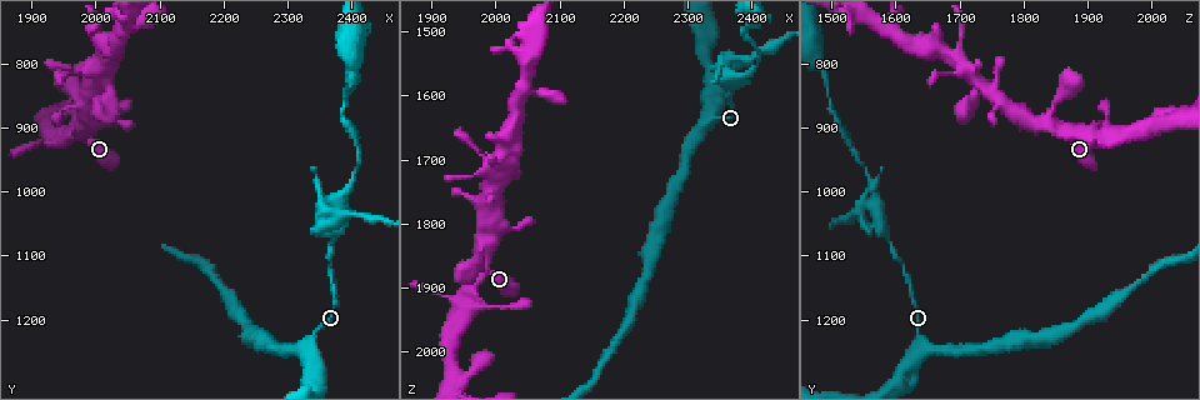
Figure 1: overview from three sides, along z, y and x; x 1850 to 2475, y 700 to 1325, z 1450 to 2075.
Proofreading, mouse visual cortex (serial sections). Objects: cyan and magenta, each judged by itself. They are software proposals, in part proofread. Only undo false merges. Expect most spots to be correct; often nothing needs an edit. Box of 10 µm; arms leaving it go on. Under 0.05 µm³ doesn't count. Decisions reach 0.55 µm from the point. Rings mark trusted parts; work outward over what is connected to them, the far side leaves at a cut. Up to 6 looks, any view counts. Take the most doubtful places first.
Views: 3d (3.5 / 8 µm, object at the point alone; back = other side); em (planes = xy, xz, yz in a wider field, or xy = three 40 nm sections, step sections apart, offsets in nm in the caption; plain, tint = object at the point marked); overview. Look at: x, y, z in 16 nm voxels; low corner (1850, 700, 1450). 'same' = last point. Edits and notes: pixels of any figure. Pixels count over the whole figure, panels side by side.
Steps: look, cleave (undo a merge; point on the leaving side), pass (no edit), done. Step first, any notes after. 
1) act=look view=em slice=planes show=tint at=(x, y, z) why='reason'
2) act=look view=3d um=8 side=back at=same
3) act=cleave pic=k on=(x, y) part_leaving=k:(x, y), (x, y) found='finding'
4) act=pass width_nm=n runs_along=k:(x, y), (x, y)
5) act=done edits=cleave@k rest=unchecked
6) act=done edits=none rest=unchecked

act=look view=3d um=3.5 at=(2365, 1025, 1570) why='calibre changes'

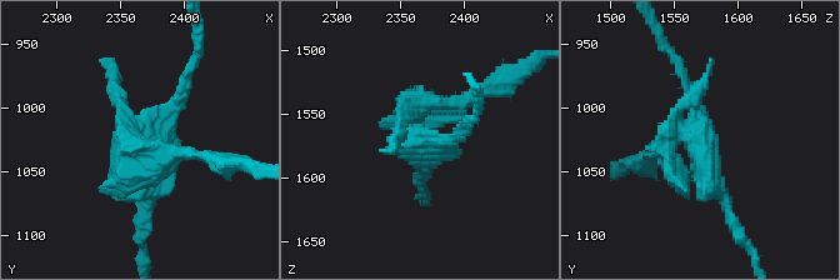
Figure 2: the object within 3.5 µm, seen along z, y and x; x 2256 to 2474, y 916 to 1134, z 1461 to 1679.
act=look view=em slice=xy step=1 show=tint at=(2364, 1024, 1570)

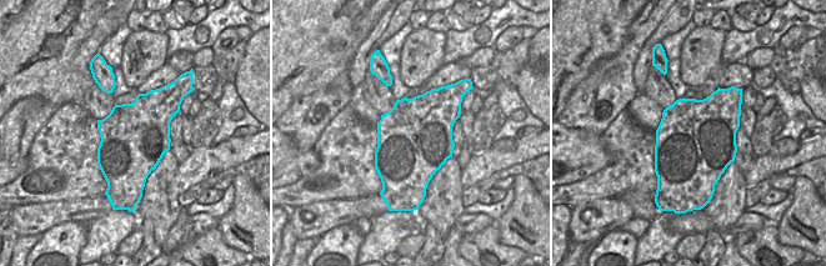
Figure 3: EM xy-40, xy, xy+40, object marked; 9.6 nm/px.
act=cleave pic=2 on=(458, 101) width_nm=700 part_leaving=2:(679, 136), (634, 163) found='a second cell is stuck on'

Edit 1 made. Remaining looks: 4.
act=look view=overview why='redraw'

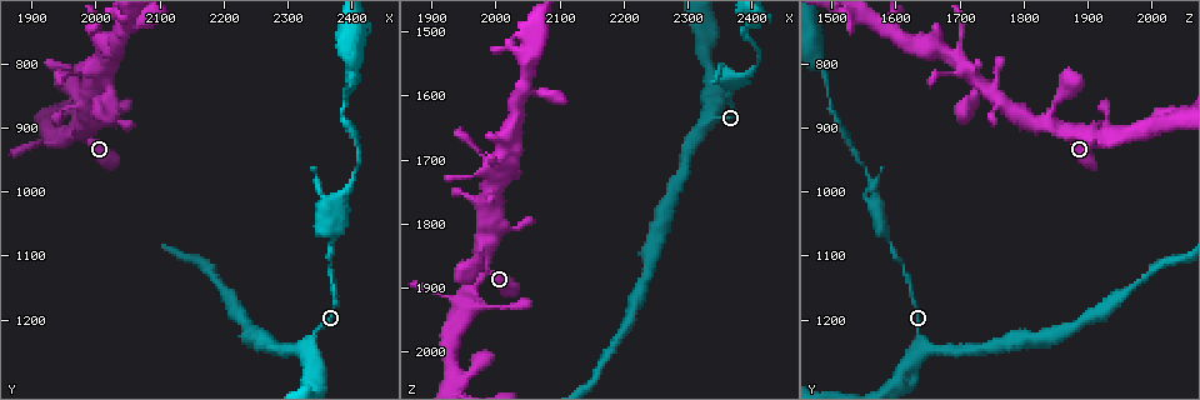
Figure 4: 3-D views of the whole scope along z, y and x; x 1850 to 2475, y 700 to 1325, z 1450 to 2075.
act=look view=3d um=3.5 at=(2330, 1250, 1635)

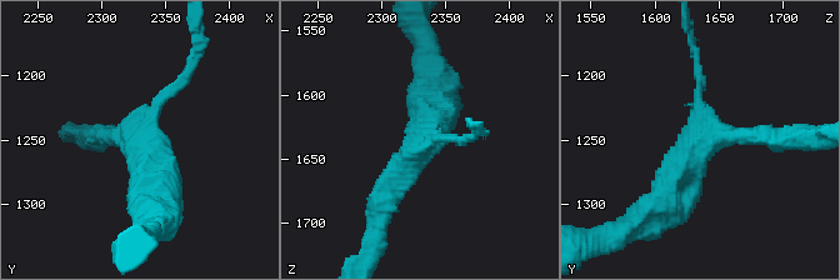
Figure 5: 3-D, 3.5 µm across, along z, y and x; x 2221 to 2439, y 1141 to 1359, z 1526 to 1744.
act=look view=em slice=xy step=3 show=tint at=(2332, 1252, 1632) arms=3 arm_widths_nm=150,200,400

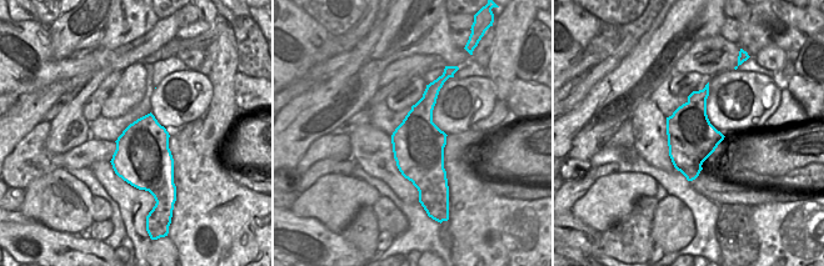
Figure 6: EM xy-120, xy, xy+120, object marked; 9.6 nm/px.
act=pass runs_along=5:(698, 75), (701, 136), (656, 213) found='continuous, no second cell'

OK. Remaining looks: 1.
act=done edits=cleave@2 rest=unchecked

